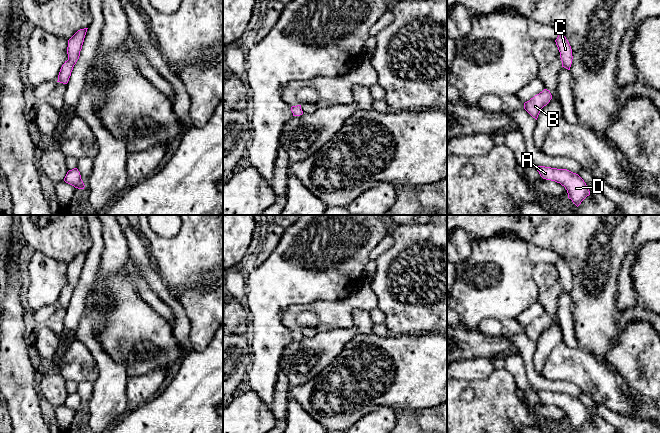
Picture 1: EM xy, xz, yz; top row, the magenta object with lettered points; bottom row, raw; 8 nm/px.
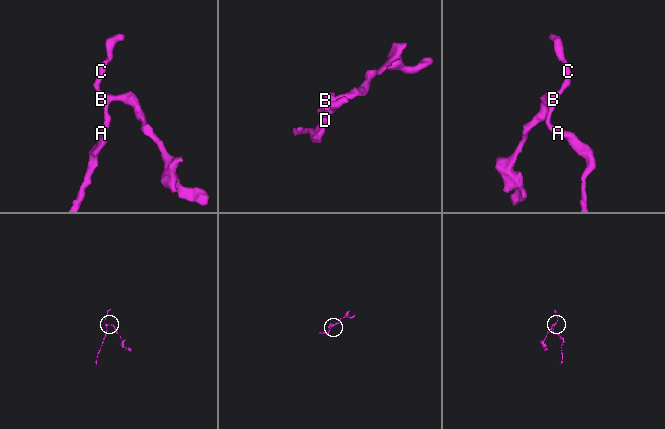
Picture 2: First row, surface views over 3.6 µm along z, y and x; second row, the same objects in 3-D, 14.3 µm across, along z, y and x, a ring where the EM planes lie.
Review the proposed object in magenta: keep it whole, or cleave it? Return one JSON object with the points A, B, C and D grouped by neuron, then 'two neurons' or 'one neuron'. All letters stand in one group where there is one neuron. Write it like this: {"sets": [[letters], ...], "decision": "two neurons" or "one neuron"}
{"sets": [["A", "B", "C", "D"]], "decision": "one neuron"}

